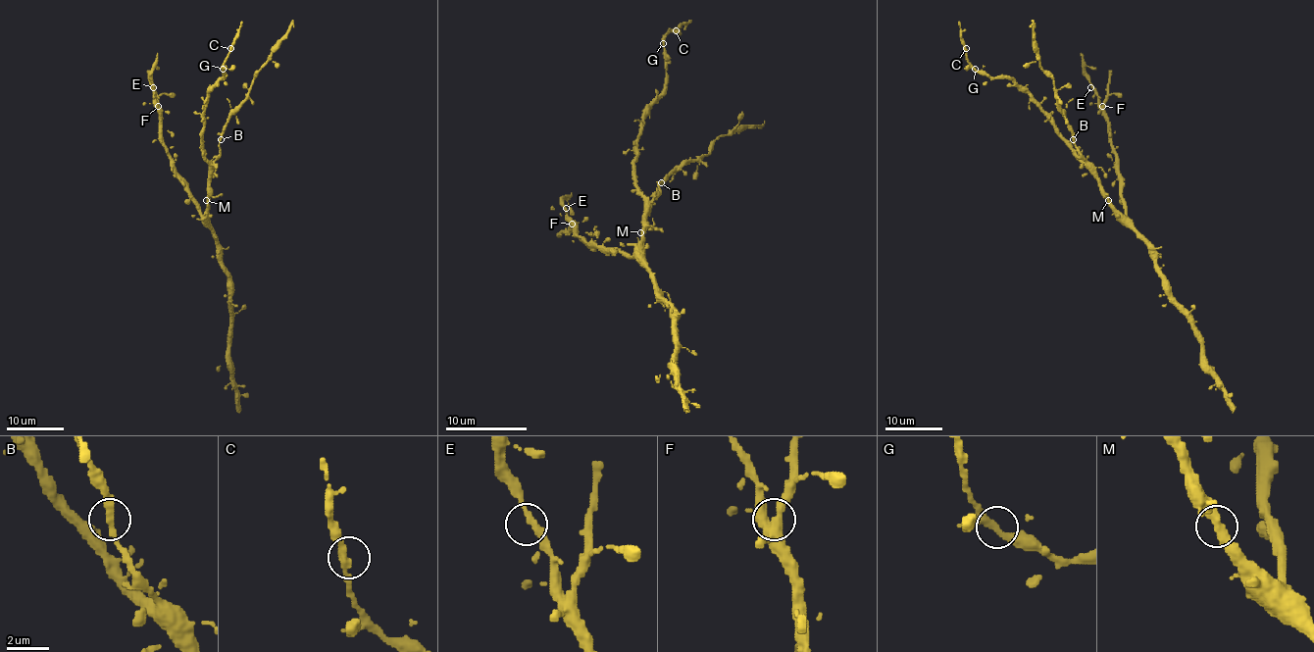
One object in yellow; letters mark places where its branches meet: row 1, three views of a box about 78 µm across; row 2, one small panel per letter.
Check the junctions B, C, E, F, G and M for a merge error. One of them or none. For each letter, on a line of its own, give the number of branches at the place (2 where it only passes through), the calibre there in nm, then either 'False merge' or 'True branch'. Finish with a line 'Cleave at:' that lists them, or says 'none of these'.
B: Branches: 3. Thickness 240 nm. True branch
C: Branches: 2. Thickness 300 nm. True branch
E: Branches: 2. Thickness 280 nm. True branch
F: Branches: 3. Thickness 400 nm. True branch
G: Branches: 3. Thickness 240 nm. True branch
M: Branches: 2. Thickness 400 nm. True branch
Cleave at: none of these

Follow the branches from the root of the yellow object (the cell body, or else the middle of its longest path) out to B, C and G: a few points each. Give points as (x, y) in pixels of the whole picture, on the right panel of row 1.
B: (1109, 200), (1096, 172), (1080, 152), (1074, 139)
C: (1109, 200), (1099, 178), (1058, 131), (1053, 121), (1010, 78), (981, 75), (968, 60), (966, 48)
G: (1109, 200), (1099, 178), (1058, 131), (1053, 121), (1026, 93), (1007, 77), (988, 77), (975, 69)

